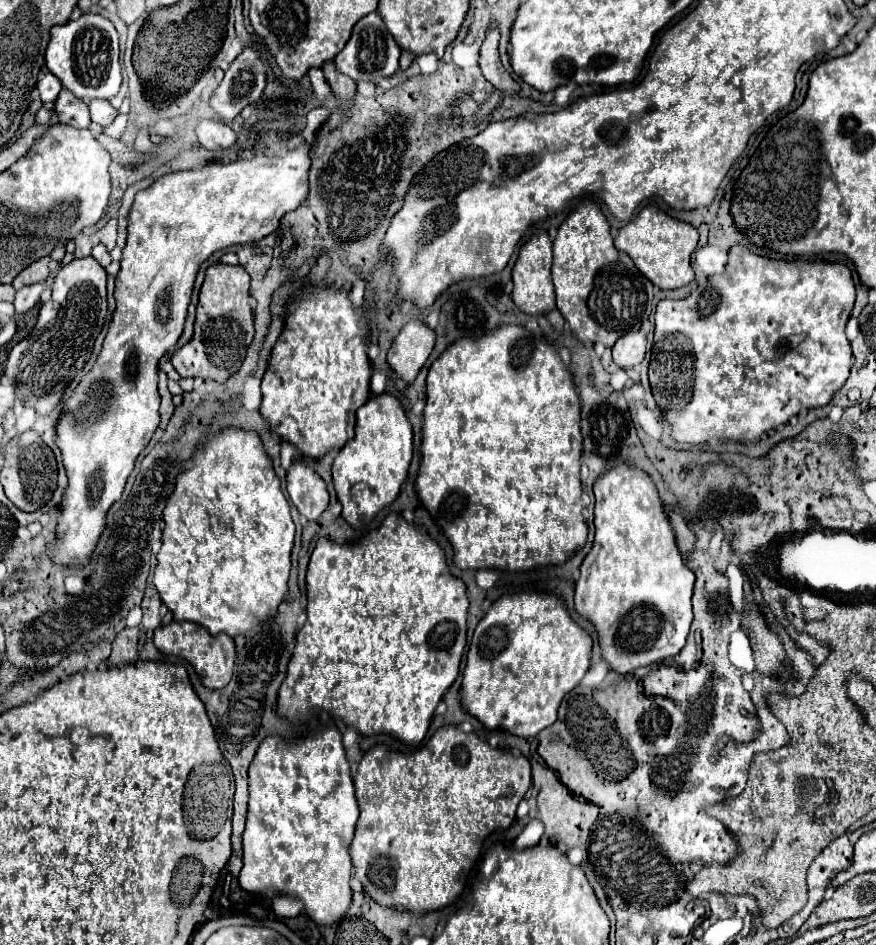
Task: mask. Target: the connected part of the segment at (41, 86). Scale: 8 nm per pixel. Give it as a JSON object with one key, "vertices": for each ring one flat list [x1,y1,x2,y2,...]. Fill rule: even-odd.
{"vertices":[[46,72,46,74,40,78,40,82,38,82,38,90,40,90,42,102,48,104,48,102,54,102,54,100,56,100,56,96,58,96,60,90,62,90,62,84,60,84,60,80,58,80,54,74]]}

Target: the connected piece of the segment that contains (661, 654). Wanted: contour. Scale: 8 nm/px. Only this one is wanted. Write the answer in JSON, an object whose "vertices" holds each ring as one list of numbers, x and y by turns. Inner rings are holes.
{"vertices":[[618,464,616,468,610,468,608,472,604,472,602,476,598,476,598,480,594,482,594,496,596,496,596,508,594,508,594,516,596,516,594,518,596,538,594,538,592,550,586,554,586,558,584,558,582,566,580,566,580,578,576,582,574,606,576,606,576,612,582,618,588,618,596,626,598,636,600,636,602,656,610,664,610,668,616,670,618,674,628,674,628,672,632,672,638,666,648,666,648,664,658,662,658,660,664,660,668,656,676,656,682,650,684,640,686,640,688,630,690,630,690,622,692,622,692,604,690,604,690,598,692,598,692,586,694,586,694,572,682,560,682,554,678,550,678,544,676,544,676,538,674,538,674,530,672,530,672,524,670,524,670,518,664,512,664,502,660,500,658,488,652,484,652,478,646,472,640,472,638,468,632,468,632,464]]}

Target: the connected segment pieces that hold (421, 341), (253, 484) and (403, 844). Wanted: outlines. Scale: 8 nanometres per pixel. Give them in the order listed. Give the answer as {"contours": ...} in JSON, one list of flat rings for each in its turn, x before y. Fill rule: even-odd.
{"contours":[[[410,320,392,342,392,348,388,350,388,364,404,382,412,384,420,368,426,364,434,342,436,332,426,326,426,322]],[[230,426,230,428,220,430,212,438,208,438,208,442,194,452,192,468,180,472,180,476,176,478,174,492,166,498,162,518,164,518,166,526,162,530,162,550,158,552,158,566,154,570,154,586,158,588,162,602,174,612,174,620,190,620,190,622,206,626,210,634,226,632,228,636,234,638,236,634,246,634,250,628,254,628,262,620,276,614,278,604,282,602,284,594,288,592,286,582,288,582,288,572,290,572,290,552,294,546,294,522,290,518,290,506,280,490,280,478,276,476,276,472,272,468,272,458,266,454,262,438,256,432]],[[442,726,420,750,408,754,392,750,386,744,368,750,358,764,354,786,360,818,348,852,364,890,382,906,432,912,452,904,460,896,484,838,514,822,518,802,530,786,530,762,510,750,492,748,474,732,466,734,458,726]]]}

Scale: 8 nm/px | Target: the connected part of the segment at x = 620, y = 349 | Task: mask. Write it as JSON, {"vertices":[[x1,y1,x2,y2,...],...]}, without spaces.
{"vertices":[[630,330,612,348,612,358,620,368,634,368,644,360,646,354,646,332]]}

